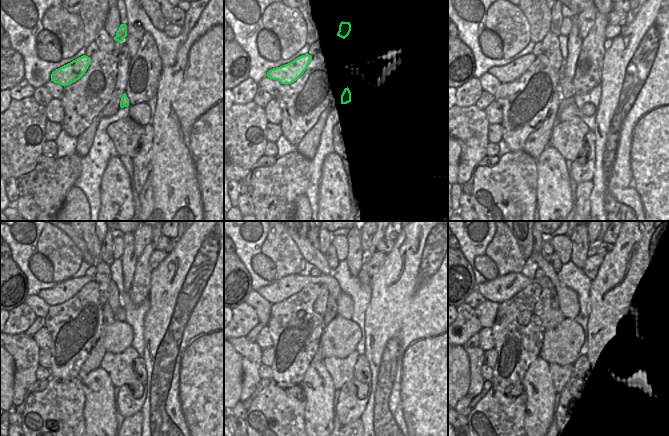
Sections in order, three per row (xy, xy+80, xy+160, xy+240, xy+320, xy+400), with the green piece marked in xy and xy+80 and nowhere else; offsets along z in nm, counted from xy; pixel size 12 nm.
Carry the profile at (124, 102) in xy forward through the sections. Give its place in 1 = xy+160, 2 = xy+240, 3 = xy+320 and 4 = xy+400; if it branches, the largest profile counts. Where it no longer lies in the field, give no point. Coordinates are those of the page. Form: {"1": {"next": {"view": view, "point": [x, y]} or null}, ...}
{"1": {"next": {"view": "xy+160", "point": [566, 87]}}, "2": {"next": {"view": "xy+240", "point": [114, 301]}}, "3": {"next": {"view": "xy+320", "point": [279, 290]}}, "4": {"next": {"view": "xy+400", "point": [502, 288]}}}

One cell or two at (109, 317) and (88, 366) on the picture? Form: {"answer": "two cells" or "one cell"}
{"answer": "one cell"}

